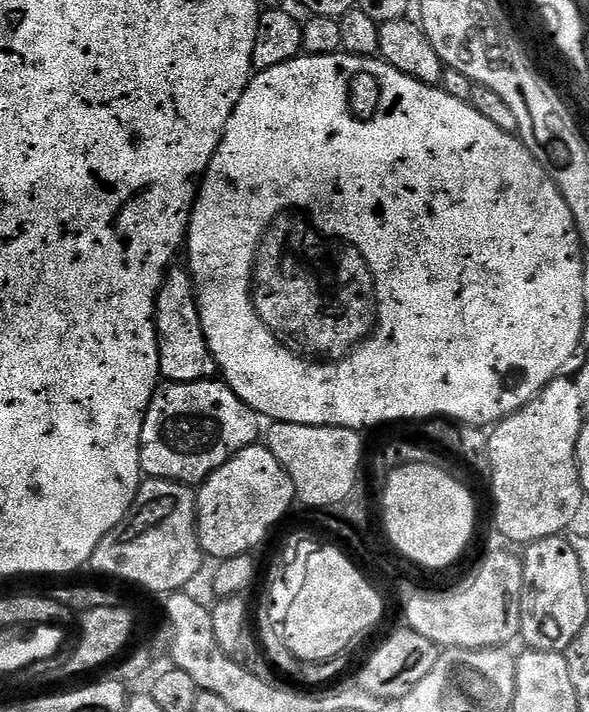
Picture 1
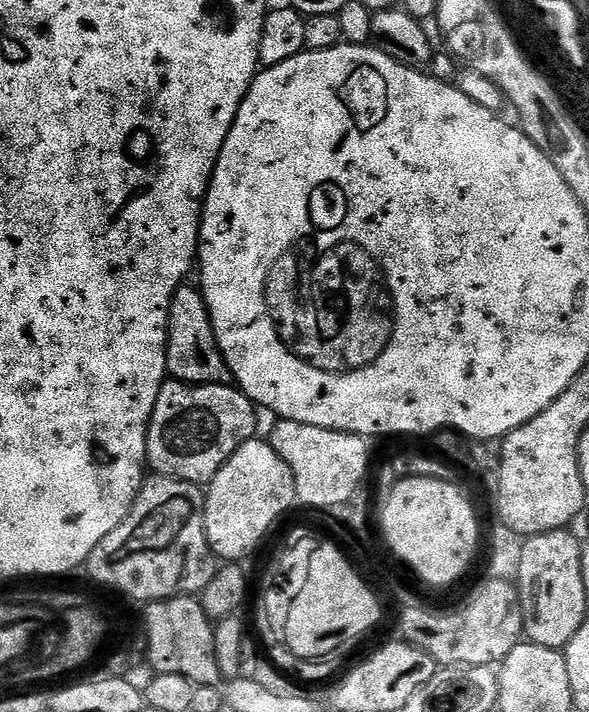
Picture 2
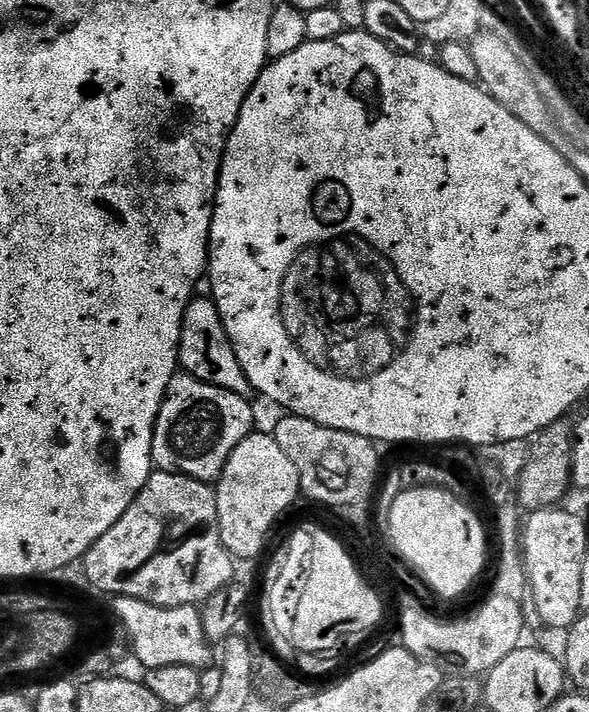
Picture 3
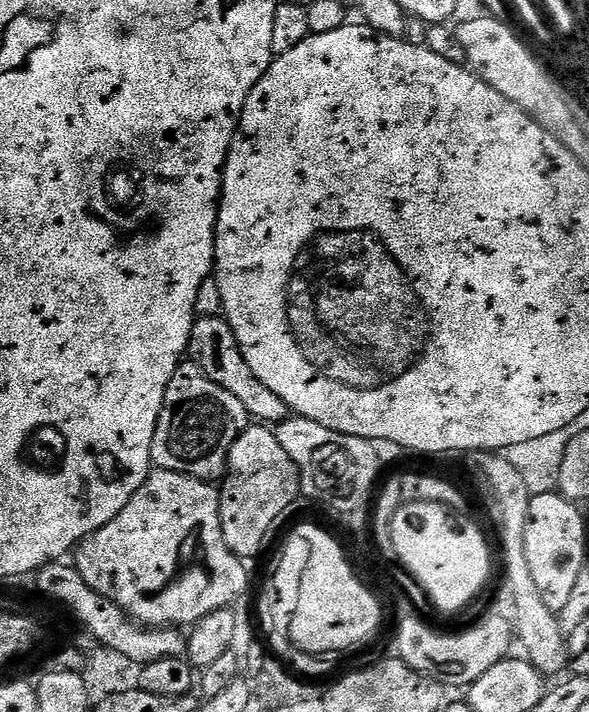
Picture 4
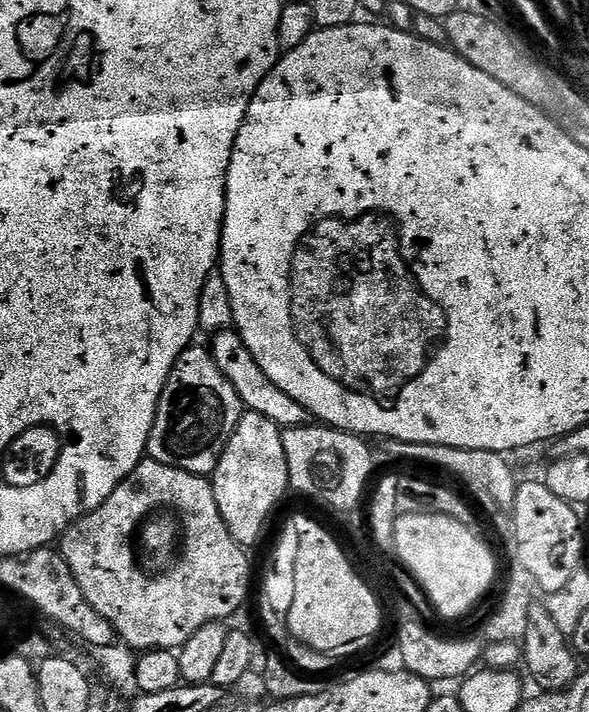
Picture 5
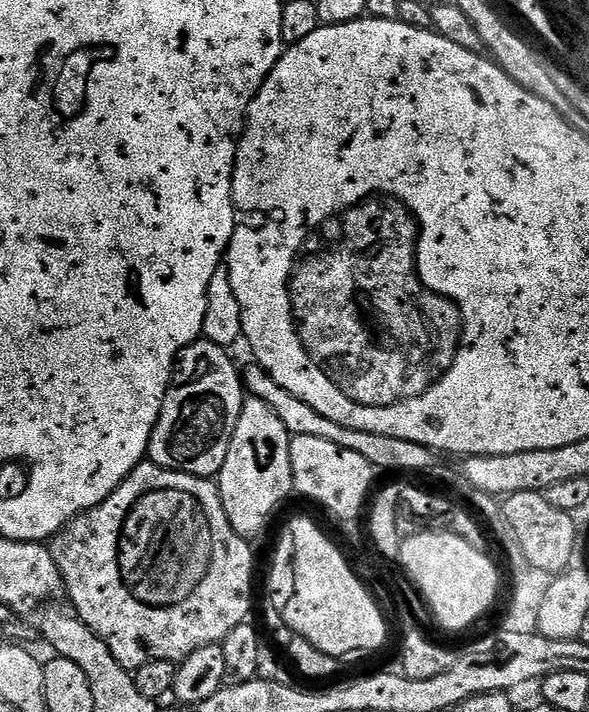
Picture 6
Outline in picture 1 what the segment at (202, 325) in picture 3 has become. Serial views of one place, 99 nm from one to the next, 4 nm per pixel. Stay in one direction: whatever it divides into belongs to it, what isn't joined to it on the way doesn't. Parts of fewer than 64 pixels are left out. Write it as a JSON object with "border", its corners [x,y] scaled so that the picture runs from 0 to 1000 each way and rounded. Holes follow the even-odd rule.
{"border":[[[294,374],[278,388],[265,420],[265,473],[268,473],[268,497],[272,499],[272,527],[280,535],[336,537],[338,534],[358,534],[368,527],[370,518],[363,508],[363,497],[357,497],[357,486],[343,463],[343,447],[333,423],[333,402],[326,396],[326,385],[317,375]]]}

